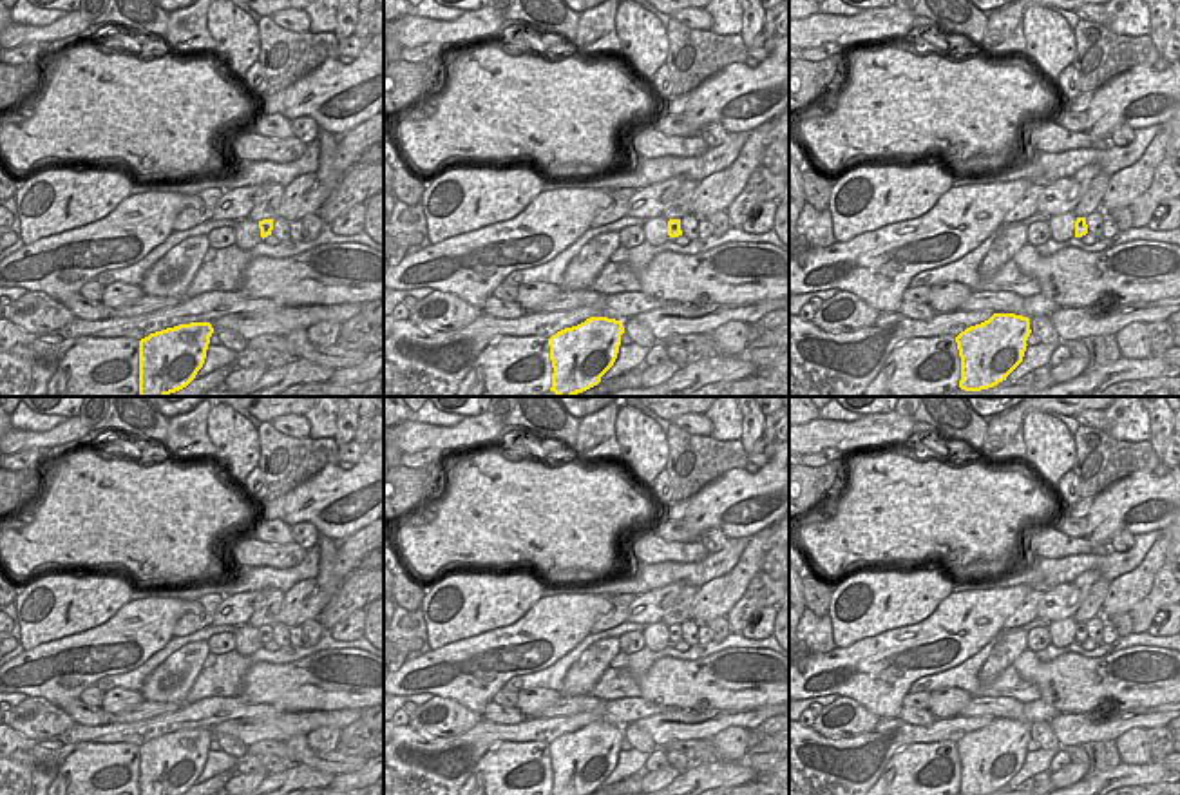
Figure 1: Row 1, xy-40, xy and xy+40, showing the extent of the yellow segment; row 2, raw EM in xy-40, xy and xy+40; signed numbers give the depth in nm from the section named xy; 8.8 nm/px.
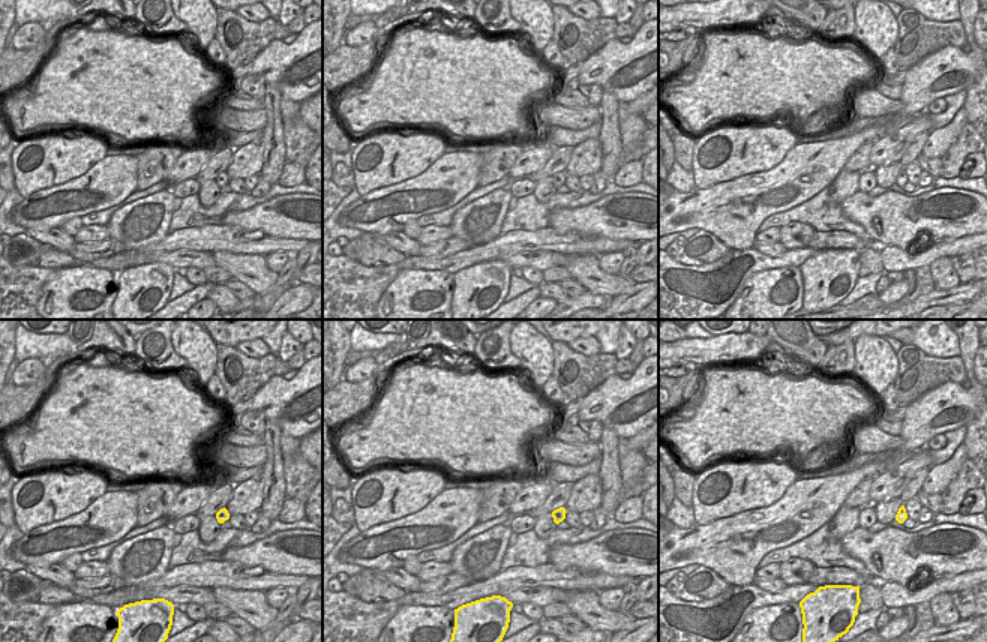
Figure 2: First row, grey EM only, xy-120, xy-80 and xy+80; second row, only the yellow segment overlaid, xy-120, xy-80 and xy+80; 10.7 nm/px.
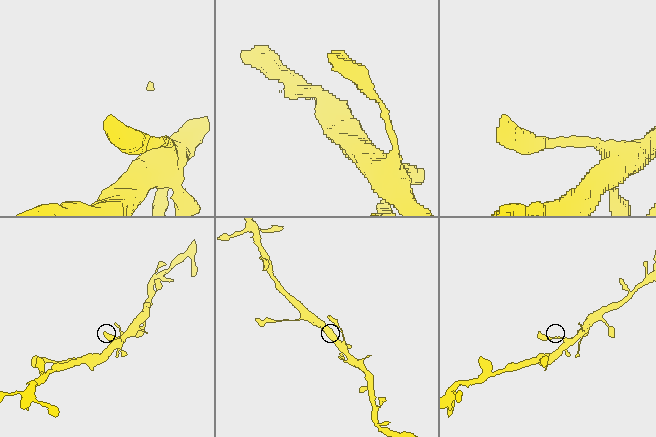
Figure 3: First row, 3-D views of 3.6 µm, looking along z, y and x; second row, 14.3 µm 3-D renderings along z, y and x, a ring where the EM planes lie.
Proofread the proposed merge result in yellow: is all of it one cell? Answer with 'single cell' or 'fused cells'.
single cell

